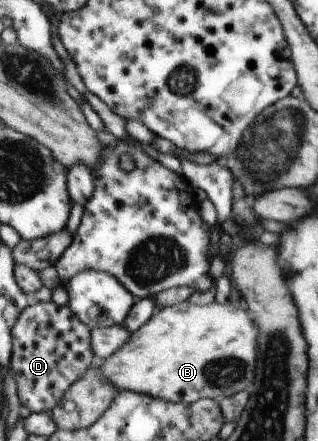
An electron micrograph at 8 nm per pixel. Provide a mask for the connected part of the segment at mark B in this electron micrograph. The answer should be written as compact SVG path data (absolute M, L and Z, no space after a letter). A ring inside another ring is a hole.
M230 300L207 305L182 301L157 310L142 328L130 335L122 348L97 365L102 366L103 374L119 392L134 391L189 405L203 398L221 400L253 388L258 336L256 322Z

